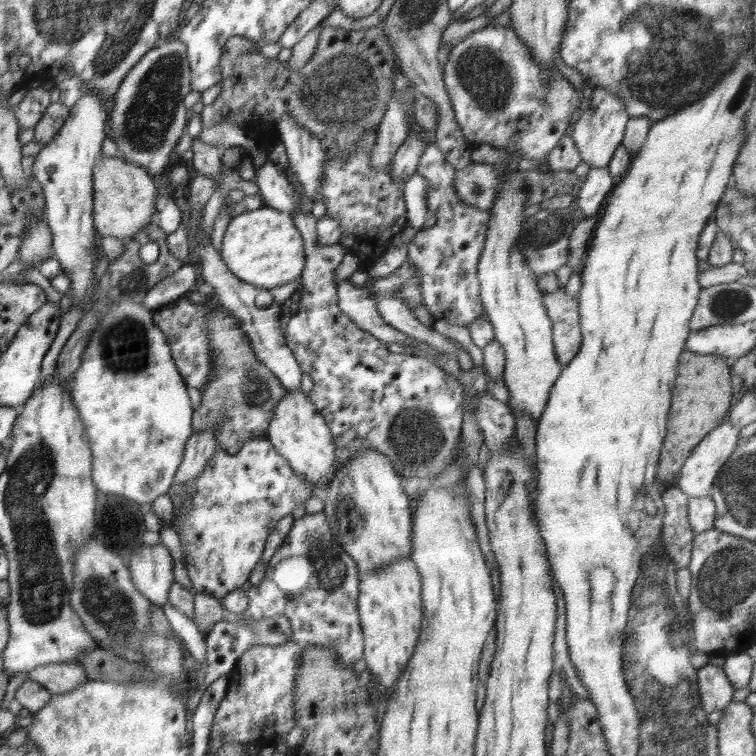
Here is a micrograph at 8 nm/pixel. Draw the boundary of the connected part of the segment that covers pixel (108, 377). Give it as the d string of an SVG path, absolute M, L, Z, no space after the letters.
M131 301L109 309L92 332L82 364L73 374L72 382L72 400L90 438L91 477L96 488L102 492L122 494L140 504L151 503L171 488L186 443L193 433L191 421L195 412L184 377L172 359L167 337L153 324L153 313Z

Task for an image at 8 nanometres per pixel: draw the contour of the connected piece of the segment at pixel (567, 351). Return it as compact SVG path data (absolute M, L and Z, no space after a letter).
M564 289L543 296L543 304L553 326L553 346L558 362L564 368L580 351L582 334L579 324L579 301L577 296L568 296Z

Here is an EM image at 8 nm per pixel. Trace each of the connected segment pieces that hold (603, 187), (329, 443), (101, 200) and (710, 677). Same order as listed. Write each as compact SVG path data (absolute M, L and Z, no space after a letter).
M607 166L592 167L576 196L576 204L580 208L583 218L599 214L614 187L616 187L616 182Z
M300 387L294 391L287 390L284 398L276 403L266 437L276 451L288 461L294 472L312 483L312 490L316 490L317 487L322 490L323 483L330 484L334 479L336 456L330 427L324 416L317 412L317 406L308 399Z
M118 154L112 157L104 155L97 159L93 174L94 226L98 237L114 236L130 240L136 233L144 231L148 223L156 220L160 208L156 201L158 184L146 169L135 166Z
M707 664L697 669L700 705L706 713L724 710L734 696L735 688L727 679L723 666Z

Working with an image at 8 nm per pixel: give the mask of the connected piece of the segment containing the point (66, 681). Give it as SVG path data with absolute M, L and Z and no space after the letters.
M50 663L40 665L27 674L27 678L40 683L52 695L73 691L78 684L88 681L79 663Z

